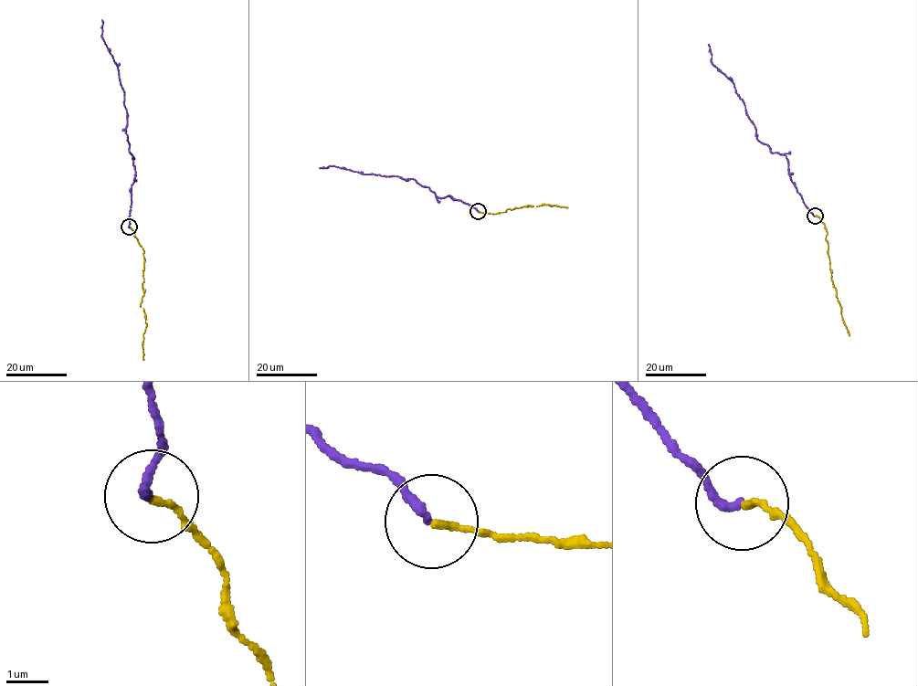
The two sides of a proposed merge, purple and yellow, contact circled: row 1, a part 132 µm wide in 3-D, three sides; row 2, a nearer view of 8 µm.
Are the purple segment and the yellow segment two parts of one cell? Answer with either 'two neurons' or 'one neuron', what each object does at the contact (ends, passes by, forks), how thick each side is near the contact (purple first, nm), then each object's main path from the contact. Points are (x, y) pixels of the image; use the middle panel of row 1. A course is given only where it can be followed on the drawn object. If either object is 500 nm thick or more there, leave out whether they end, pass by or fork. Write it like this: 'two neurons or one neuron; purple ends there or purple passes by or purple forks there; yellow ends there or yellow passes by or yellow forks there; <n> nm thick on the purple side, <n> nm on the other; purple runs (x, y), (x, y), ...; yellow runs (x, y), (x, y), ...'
one neuron; purple ends there; yellow ends there; 200 nm thick on the purple side, 140 nm on the other; purple runs (479, 211), (449, 195), (437, 197), (412, 178), (365, 174), (332, 166), (320, 167); yellow runs (479, 211), (493, 214), (530, 205), (567, 207)

